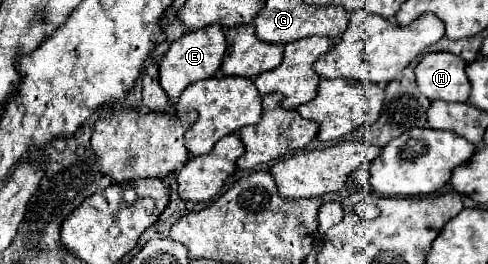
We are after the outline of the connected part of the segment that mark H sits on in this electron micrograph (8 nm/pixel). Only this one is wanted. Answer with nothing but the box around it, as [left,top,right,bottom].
[416,53,470,102]

